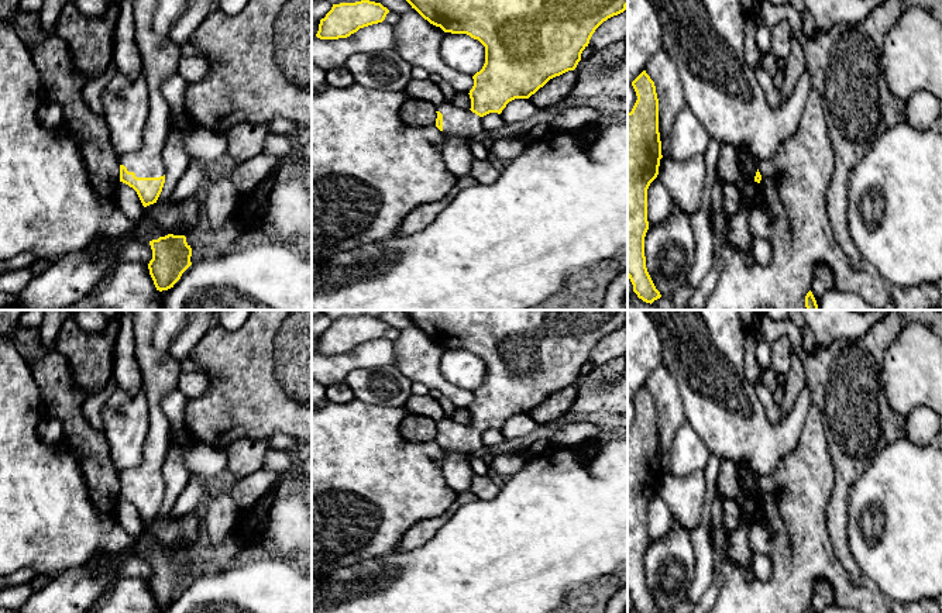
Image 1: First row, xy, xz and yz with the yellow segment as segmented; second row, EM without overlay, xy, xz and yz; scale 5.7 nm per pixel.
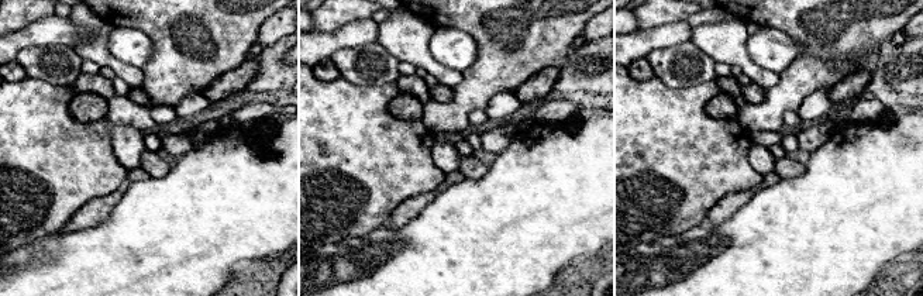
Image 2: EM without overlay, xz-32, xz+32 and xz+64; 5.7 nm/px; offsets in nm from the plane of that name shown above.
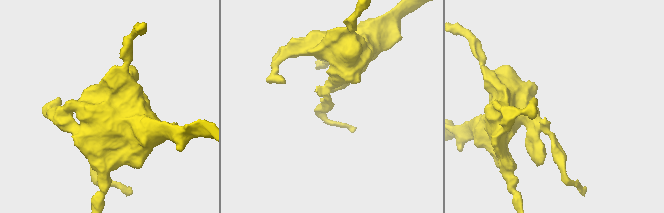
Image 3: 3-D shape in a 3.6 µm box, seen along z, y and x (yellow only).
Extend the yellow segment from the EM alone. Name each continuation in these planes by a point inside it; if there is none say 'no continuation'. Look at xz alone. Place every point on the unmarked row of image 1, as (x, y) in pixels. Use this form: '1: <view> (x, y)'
1: xz (457, 437)

